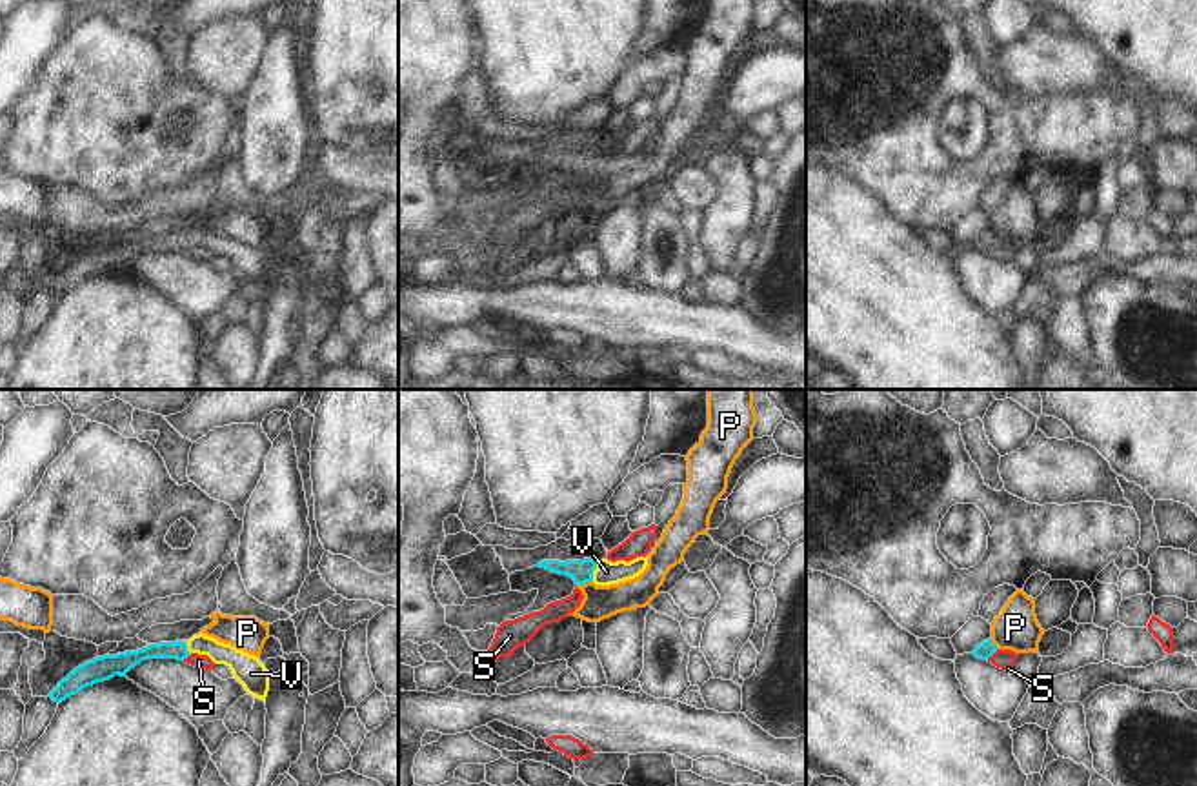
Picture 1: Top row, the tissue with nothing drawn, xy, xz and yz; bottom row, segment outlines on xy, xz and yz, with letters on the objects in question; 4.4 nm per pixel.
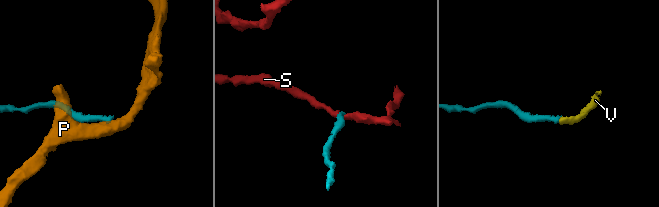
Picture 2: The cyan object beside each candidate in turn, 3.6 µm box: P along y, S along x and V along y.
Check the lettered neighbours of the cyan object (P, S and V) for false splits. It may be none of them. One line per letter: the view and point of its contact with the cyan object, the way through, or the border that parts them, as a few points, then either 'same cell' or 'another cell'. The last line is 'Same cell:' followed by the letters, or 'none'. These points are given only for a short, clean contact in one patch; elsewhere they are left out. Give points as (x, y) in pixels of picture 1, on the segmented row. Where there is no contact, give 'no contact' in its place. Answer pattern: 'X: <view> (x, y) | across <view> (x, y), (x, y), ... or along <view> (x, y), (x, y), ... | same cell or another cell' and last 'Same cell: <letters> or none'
P: xz (584, 583) | along xz (592, 579), (577, 586) | another cell
S: yz (992, 654) | along yz (997, 648), (986, 659) | another cell
V: xz (593, 570) | across xz (581, 572), (593, 570), (606, 572) | same cell
Same cell: V

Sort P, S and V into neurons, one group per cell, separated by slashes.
P / S / V

